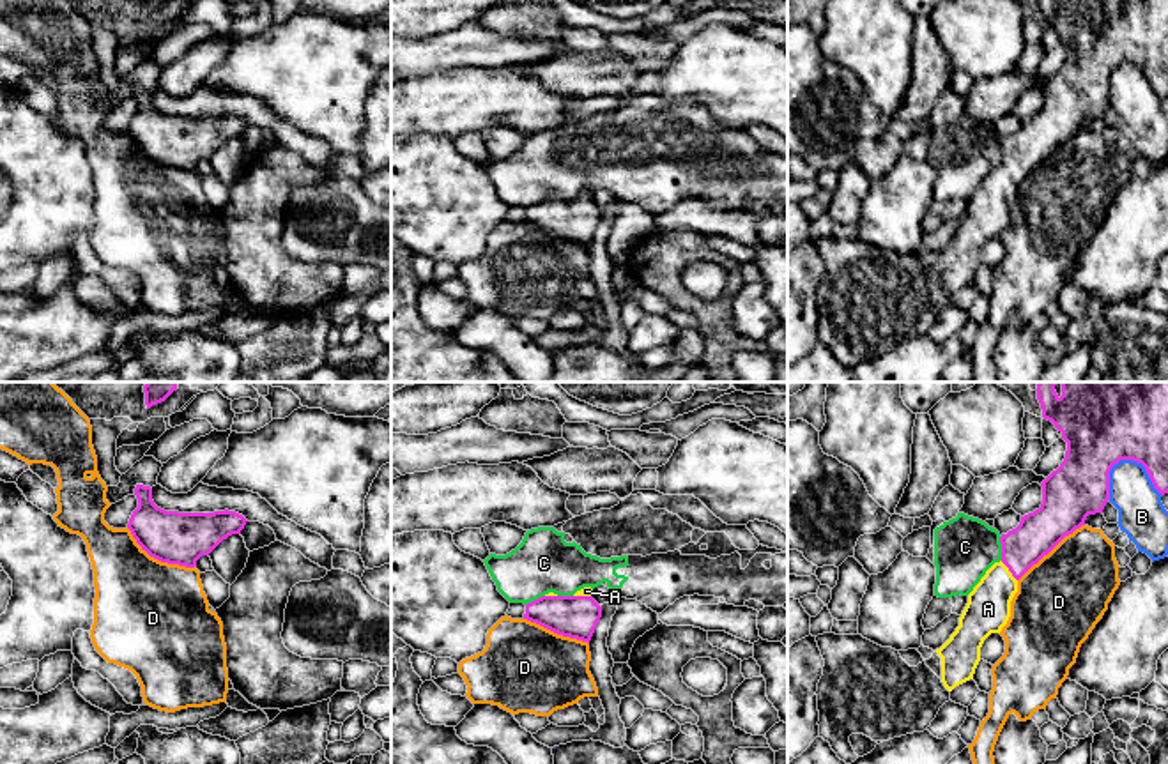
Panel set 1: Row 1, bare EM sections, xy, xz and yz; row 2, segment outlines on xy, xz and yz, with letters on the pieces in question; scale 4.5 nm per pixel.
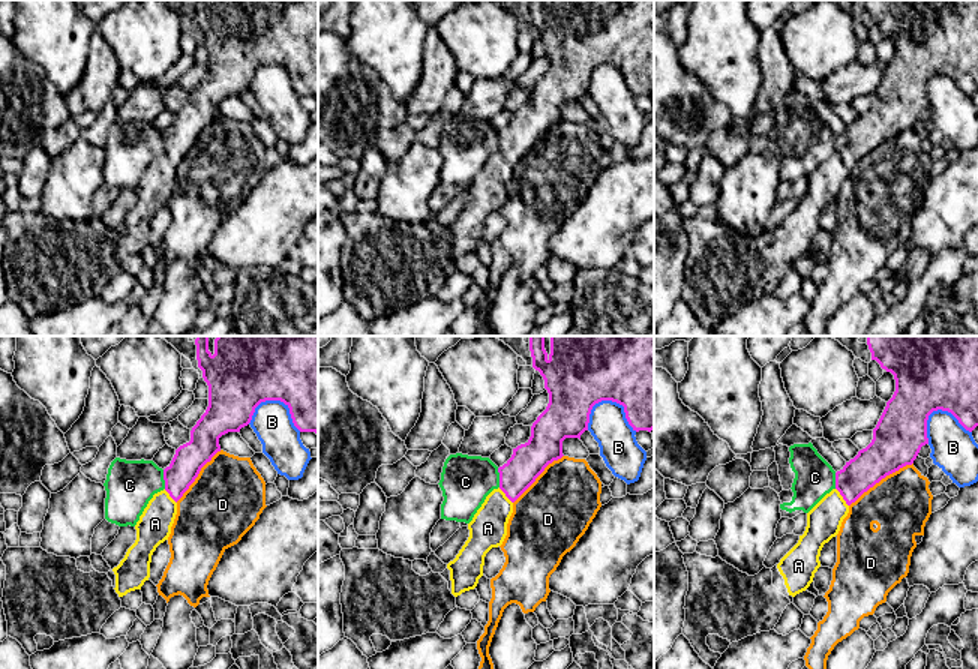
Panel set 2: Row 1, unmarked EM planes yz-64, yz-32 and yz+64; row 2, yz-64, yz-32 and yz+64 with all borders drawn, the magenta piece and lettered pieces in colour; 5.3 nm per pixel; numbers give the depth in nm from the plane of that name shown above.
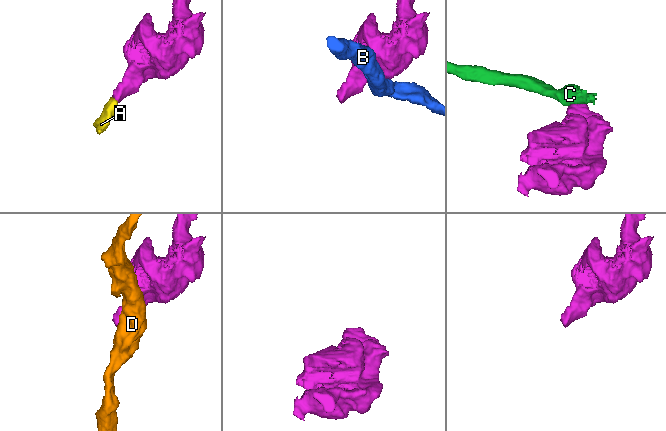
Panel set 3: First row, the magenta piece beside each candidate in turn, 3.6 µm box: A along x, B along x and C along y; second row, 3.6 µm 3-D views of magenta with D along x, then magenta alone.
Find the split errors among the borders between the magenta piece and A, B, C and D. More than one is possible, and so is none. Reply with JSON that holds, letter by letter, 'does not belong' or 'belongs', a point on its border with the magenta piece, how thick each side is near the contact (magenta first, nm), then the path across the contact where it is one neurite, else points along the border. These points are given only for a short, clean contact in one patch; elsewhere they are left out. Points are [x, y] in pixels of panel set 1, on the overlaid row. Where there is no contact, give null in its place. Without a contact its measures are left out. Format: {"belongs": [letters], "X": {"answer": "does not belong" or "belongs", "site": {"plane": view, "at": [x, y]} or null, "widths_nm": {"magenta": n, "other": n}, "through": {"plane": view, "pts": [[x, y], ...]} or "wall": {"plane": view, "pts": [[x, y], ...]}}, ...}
{"belongs": ["A"], "A": {"answer": "belongs", "site": {"plane": "yz", "at": [1009, 570]}, "widths_nm": {"magenta": 190, "other": 200}, "through": {"plane": "yz", "pts": [[1037, 533], [1020, 550], [1009, 570], [993, 593], [988, 609]]}}, "B": {"answer": "does not belong", "site": {"plane": "yz", "at": [1142, 464]}, "widths_nm": {"magenta": 420, "other": 220}}, "C": {"answer": "does not belong", "site": {"plane": "yz", "at": [1002, 549]}, "widths_nm": {"magenta": 190, "other": 280}}, "D": {"answer": "does not belong", "site": {"plane": "xy", "at": [158, 559]}, "widths_nm": {"magenta": 240, "other": 480}}}

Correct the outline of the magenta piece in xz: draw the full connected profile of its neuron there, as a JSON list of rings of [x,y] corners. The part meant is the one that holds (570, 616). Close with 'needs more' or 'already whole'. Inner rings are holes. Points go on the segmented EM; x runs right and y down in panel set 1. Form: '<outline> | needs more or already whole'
[[[584,587],[573,596],[549,592],[526,605],[524,619],[536,623],[557,635],[591,640],[602,617],[602,607],[593,600],[593,589]]] | needs more

